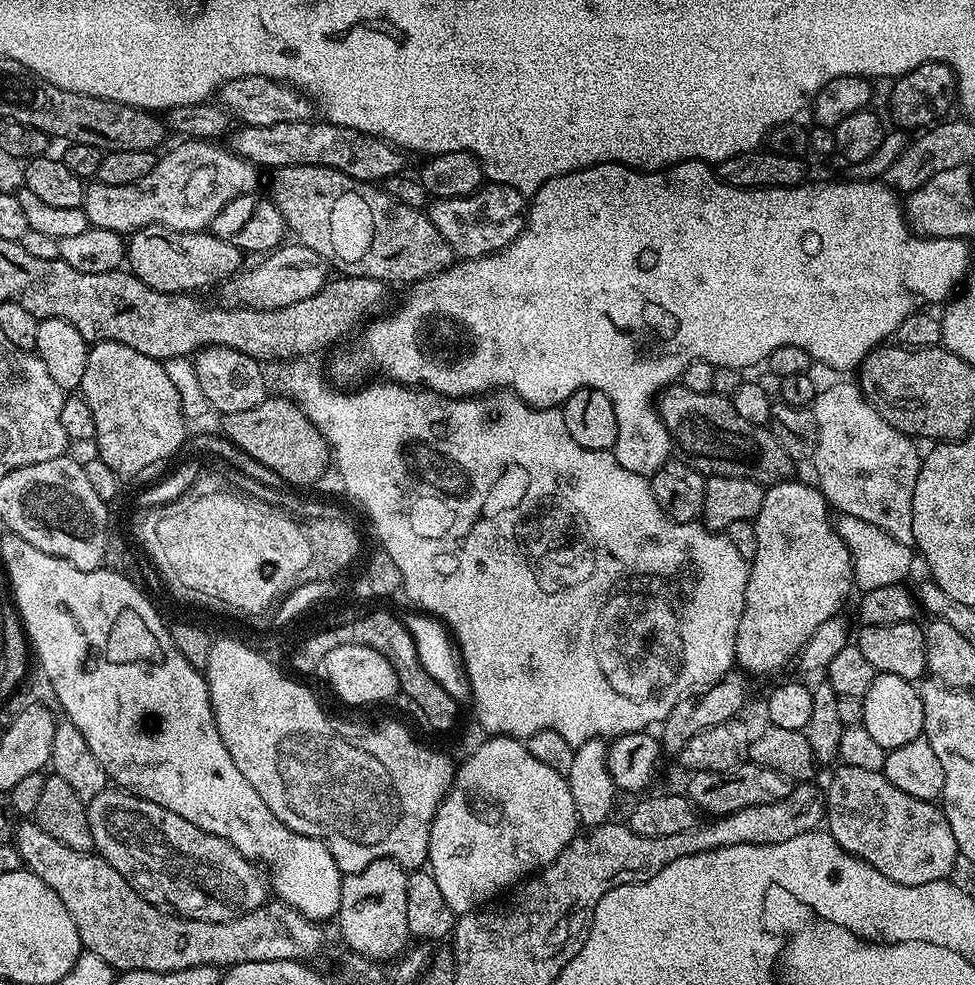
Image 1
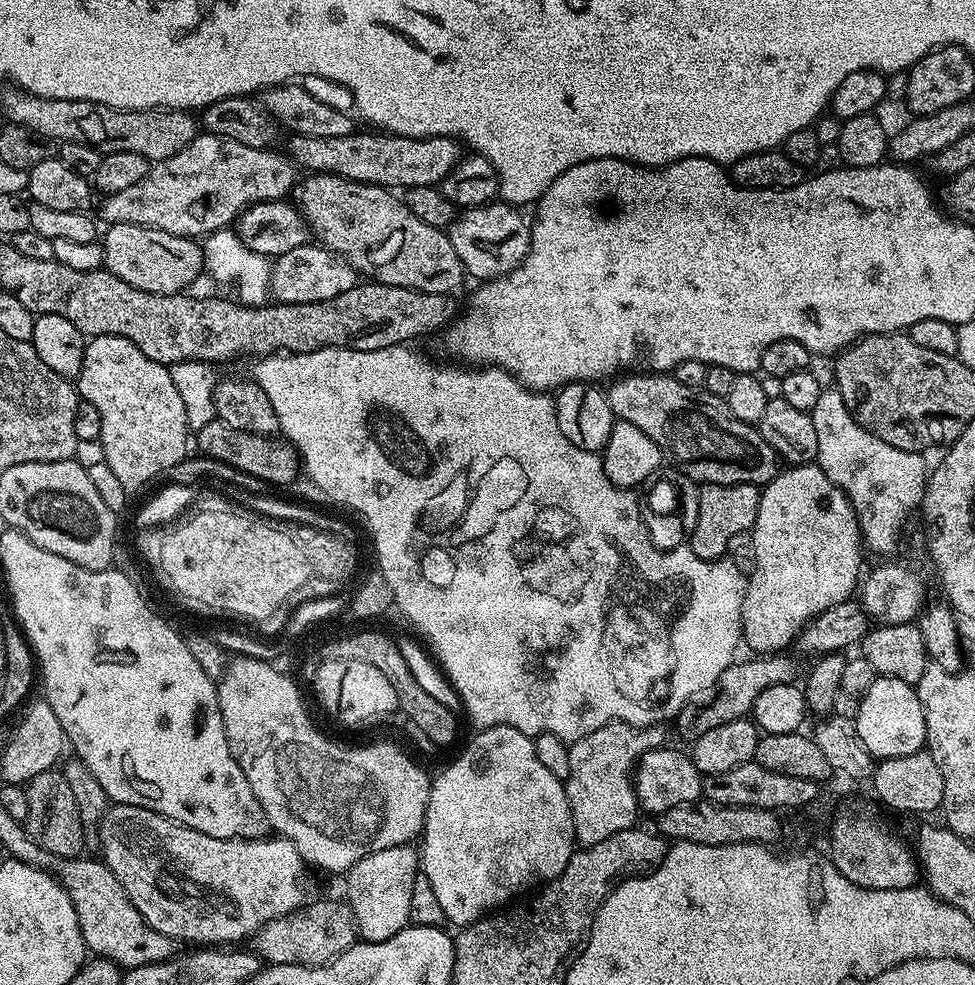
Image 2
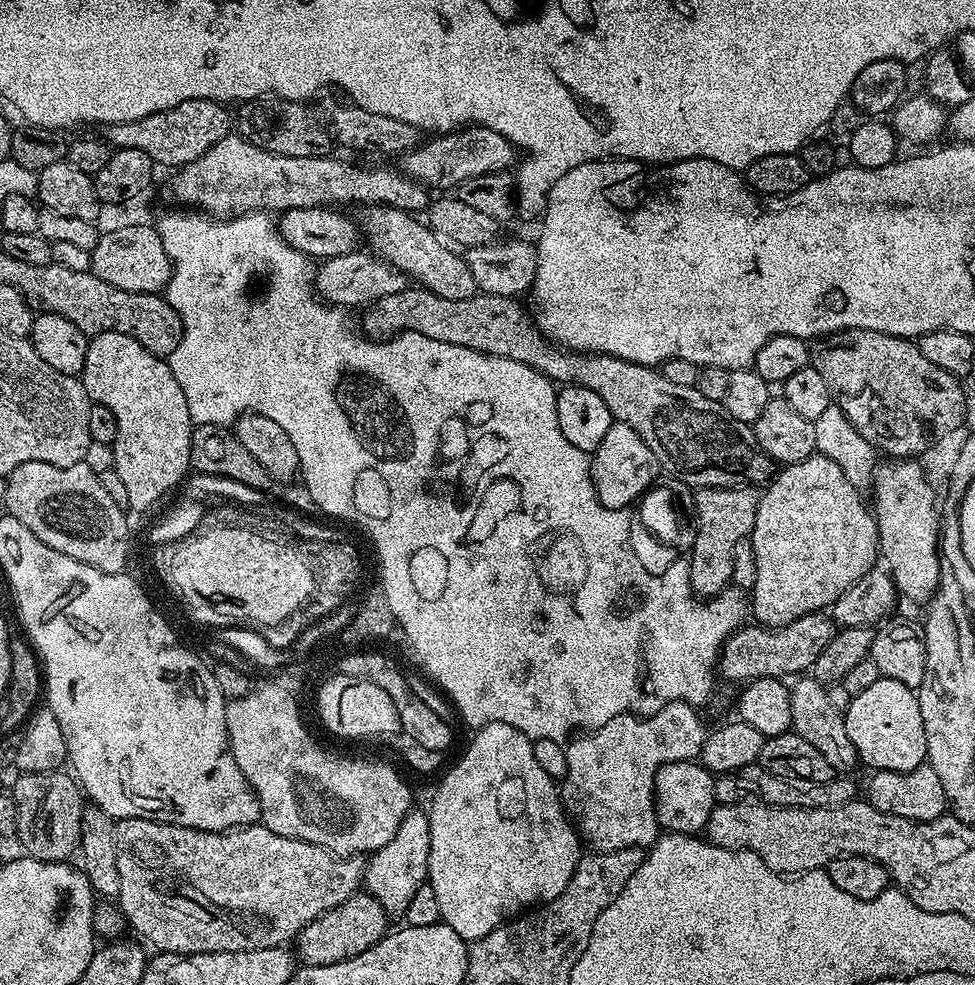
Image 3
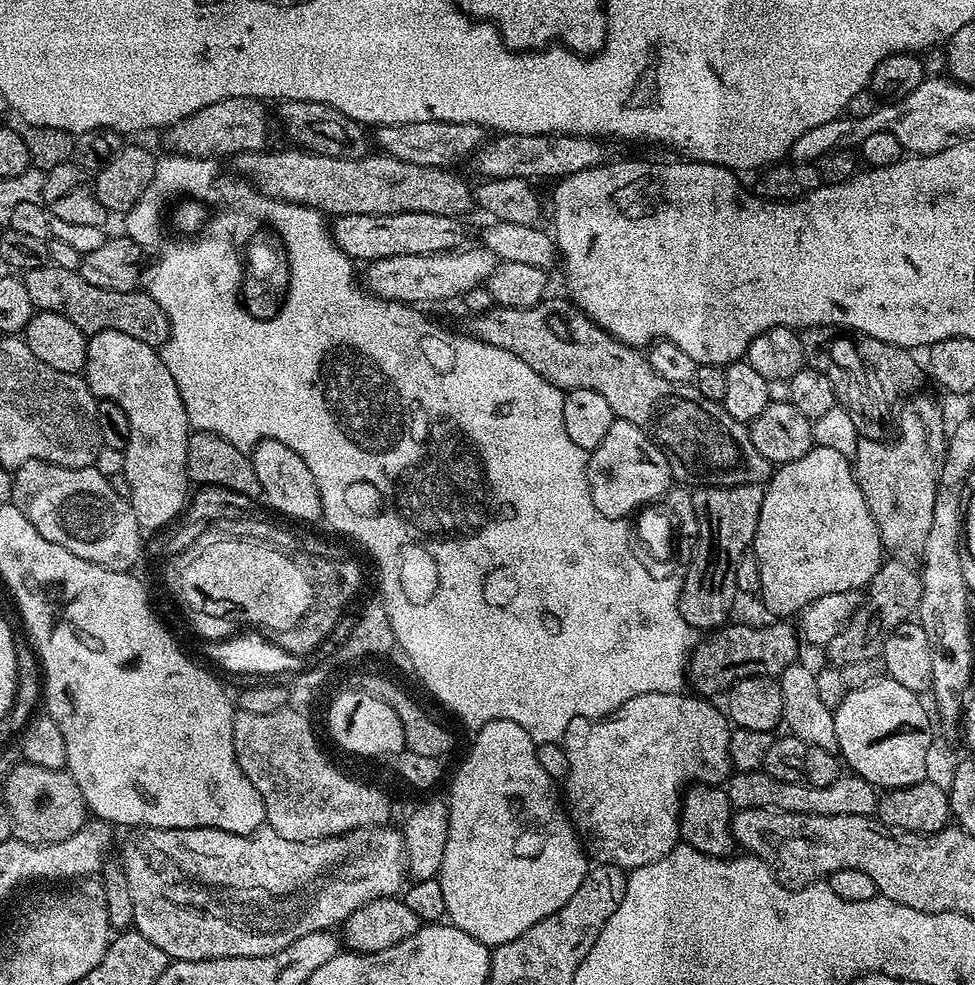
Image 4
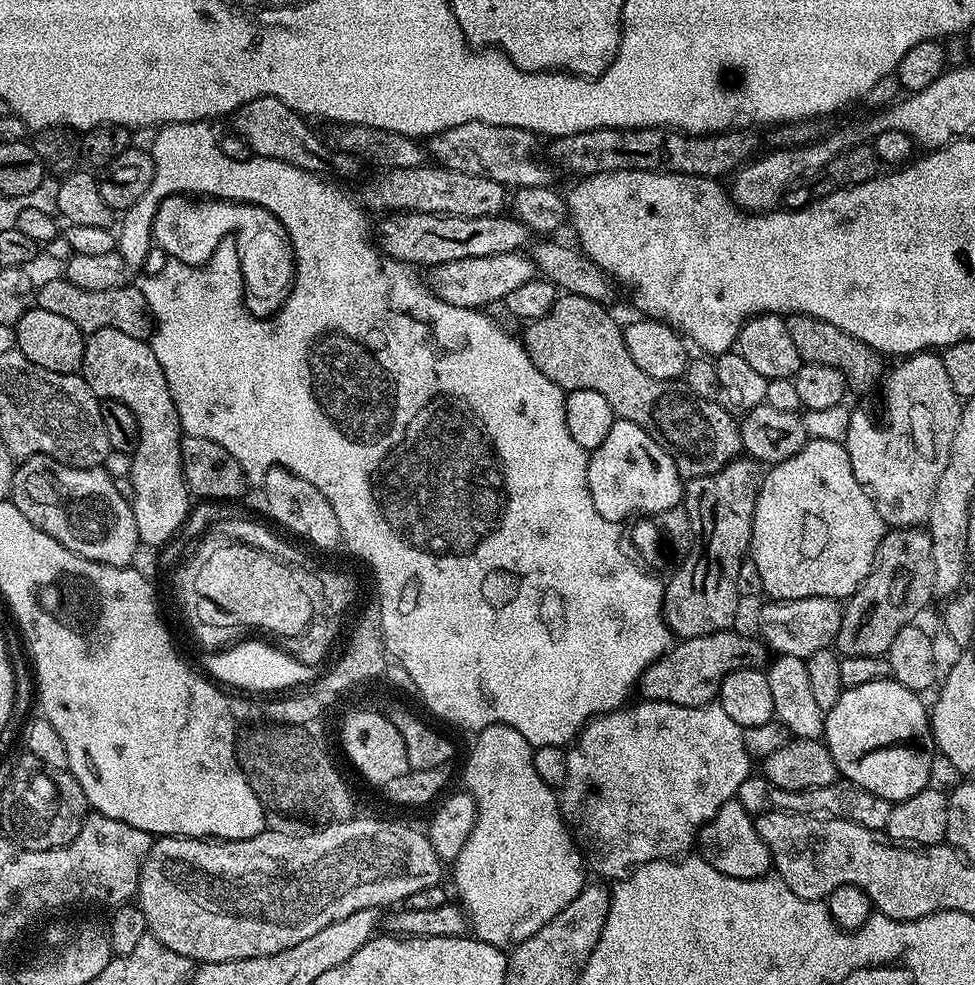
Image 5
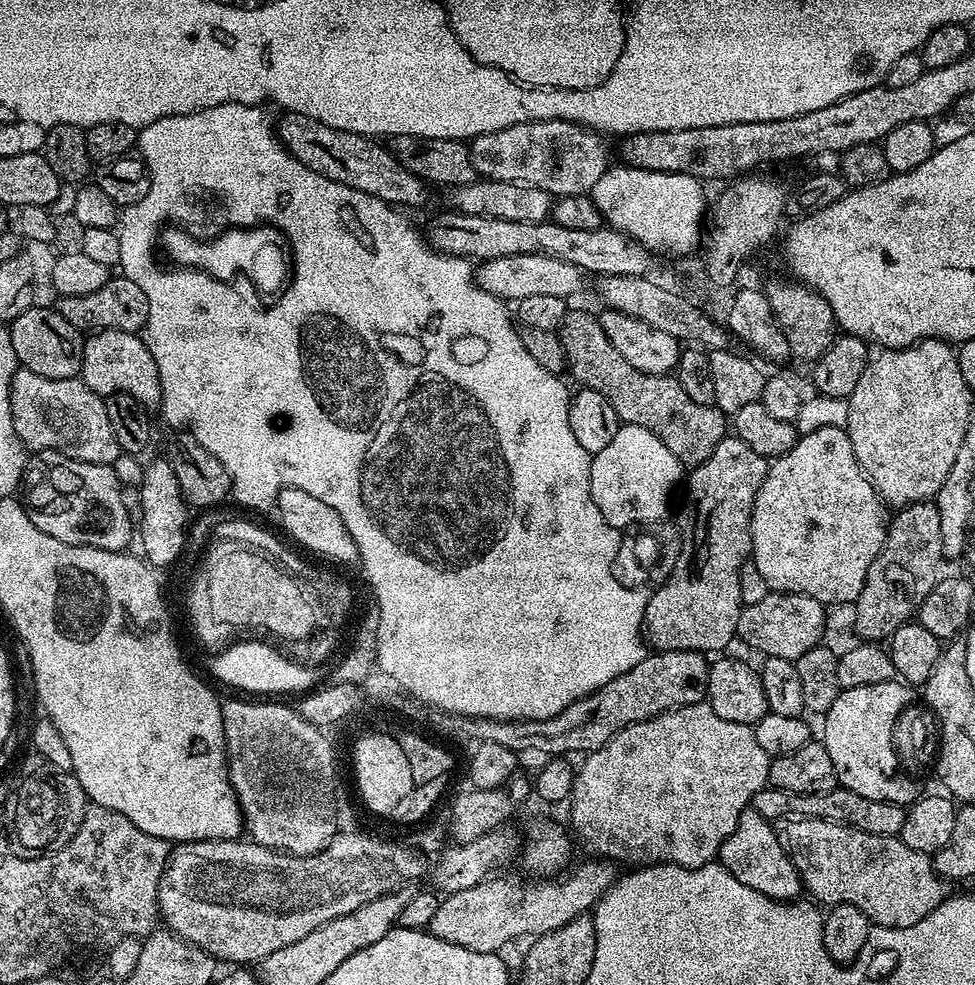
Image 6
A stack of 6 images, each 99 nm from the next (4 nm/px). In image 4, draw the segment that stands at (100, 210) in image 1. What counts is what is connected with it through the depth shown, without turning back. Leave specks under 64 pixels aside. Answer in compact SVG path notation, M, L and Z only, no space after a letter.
M291 150L292 152L242 152L234 163L241 177L247 178L259 191L271 200L285 200L291 204L304 204L335 218L346 214L442 214L463 217L463 212L473 211L474 188L460 176L455 176L447 168L434 166L414 166L414 162L402 162L393 156L369 154L362 158L330 158L313 152Z

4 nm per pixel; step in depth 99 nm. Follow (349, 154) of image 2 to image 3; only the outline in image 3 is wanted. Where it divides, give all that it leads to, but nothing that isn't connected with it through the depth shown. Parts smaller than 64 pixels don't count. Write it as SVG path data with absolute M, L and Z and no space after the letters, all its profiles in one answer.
M465 126L425 139L417 148L404 152L398 157L399 171L412 180L418 181L429 190L455 190L462 182L478 174L508 172L518 164L518 149L498 130Z

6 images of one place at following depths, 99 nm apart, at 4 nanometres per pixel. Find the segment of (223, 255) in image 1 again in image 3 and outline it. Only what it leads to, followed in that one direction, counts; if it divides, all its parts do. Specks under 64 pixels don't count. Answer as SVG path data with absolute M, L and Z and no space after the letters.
M124 224L121 228L101 231L98 242L91 250L91 272L102 282L118 286L127 292L163 293L172 277L172 263L162 246L155 227L149 224Z

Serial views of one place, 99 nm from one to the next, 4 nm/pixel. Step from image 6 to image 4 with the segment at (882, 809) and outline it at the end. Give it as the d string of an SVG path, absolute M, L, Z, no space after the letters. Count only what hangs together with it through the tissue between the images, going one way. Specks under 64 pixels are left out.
M763 770L736 772L727 781L726 791L733 809L774 808L778 812L801 812L823 816L876 816L878 790L866 778L842 774L830 786L806 786L782 782Z

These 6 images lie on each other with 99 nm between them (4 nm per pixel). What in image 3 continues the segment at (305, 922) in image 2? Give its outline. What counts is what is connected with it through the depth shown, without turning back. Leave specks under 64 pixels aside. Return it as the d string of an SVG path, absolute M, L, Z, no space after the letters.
M358 890L346 902L326 910L296 935L294 952L305 965L326 966L346 962L373 948L390 931L390 914L366 890Z

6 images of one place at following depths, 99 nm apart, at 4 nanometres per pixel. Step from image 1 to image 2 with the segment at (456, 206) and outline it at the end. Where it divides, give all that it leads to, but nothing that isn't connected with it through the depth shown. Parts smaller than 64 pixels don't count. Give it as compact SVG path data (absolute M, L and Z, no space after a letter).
M507 202L483 204L477 208L465 208L448 225L446 231L454 254L464 263L464 271L469 277L477 276L477 281L494 280L514 271L532 249L532 230L529 221L519 207Z

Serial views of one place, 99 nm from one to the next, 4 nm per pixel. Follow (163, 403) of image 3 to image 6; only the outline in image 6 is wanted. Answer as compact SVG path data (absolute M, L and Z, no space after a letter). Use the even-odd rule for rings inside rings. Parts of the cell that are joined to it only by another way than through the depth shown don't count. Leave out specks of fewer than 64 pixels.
M101 328L91 333L84 342L79 379L83 380L84 385L90 390L94 390L102 397L115 392L130 394L130 398L138 398L140 405L149 410L159 409L162 402L162 382L158 378L158 366L154 366L154 354L150 354L150 350L144 344L143 339L134 332ZM160 458L145 467L139 489L142 494L142 518L138 522L138 544L140 540L144 547L143 559L153 569L168 570L164 568L172 563L175 565L183 557L185 545L188 544L190 508L184 502L182 486L178 486L178 477L167 458Z

